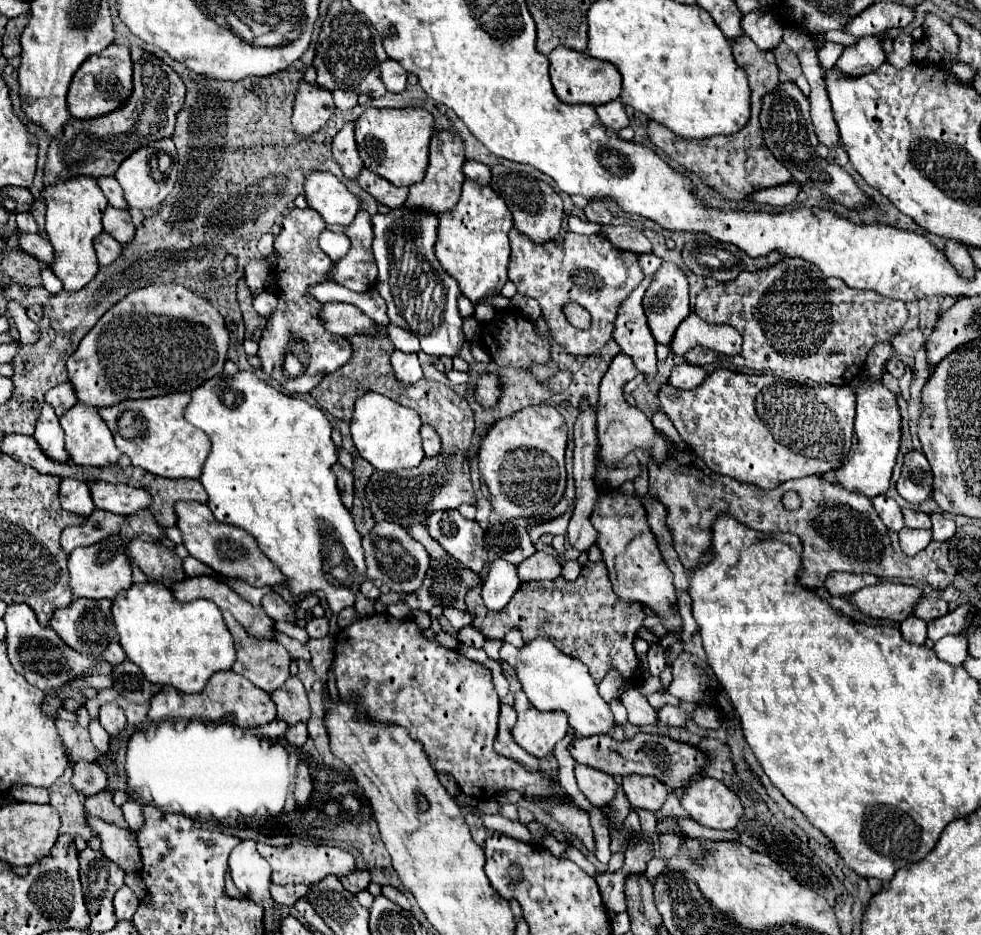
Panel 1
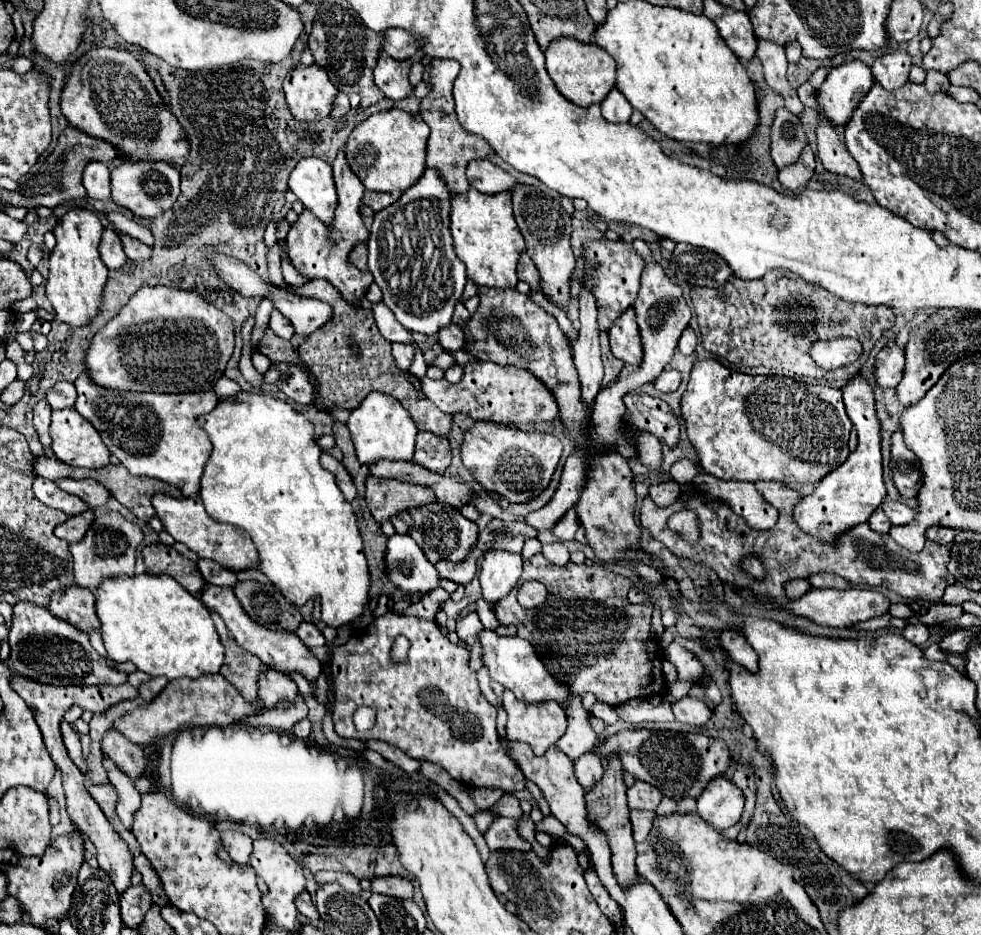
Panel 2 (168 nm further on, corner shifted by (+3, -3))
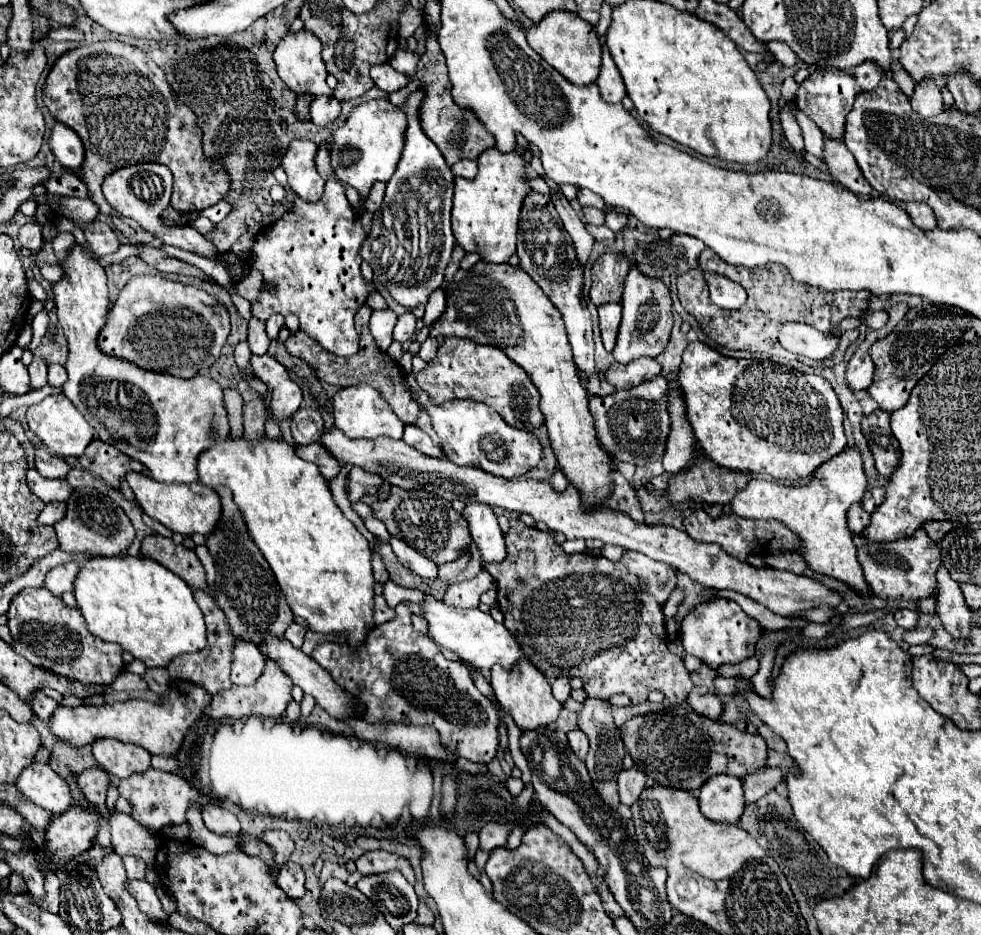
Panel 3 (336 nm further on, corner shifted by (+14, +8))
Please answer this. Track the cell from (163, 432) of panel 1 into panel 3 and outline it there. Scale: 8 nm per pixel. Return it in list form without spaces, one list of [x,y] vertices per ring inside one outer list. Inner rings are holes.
[[[78,244],[70,250],[62,268],[64,278],[54,284],[54,302],[70,348],[66,362],[68,382],[64,384],[66,398],[80,410],[100,440],[142,462],[154,480],[178,484],[196,482],[198,456],[216,440],[224,440],[230,434],[222,388],[208,376],[198,374],[180,380],[136,368],[128,360],[116,360],[116,356],[100,352],[98,334],[106,324],[110,308],[106,272]]]

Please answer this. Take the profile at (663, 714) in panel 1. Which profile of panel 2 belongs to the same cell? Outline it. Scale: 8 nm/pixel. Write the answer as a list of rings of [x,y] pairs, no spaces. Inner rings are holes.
[[[683,697],[681,701],[673,703],[673,715],[677,721],[685,723],[685,725],[695,725],[695,727],[703,727],[711,717],[711,709],[701,701],[701,699],[691,699],[691,697]]]

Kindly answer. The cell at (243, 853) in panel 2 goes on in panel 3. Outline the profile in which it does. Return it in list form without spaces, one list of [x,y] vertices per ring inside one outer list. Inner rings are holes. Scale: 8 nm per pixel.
[[[208,802],[204,804],[202,808],[202,818],[204,822],[208,824],[208,828],[216,834],[230,834],[230,836],[236,836],[240,832],[240,822],[238,818],[230,812],[230,810],[224,810],[220,808],[216,802]]]

